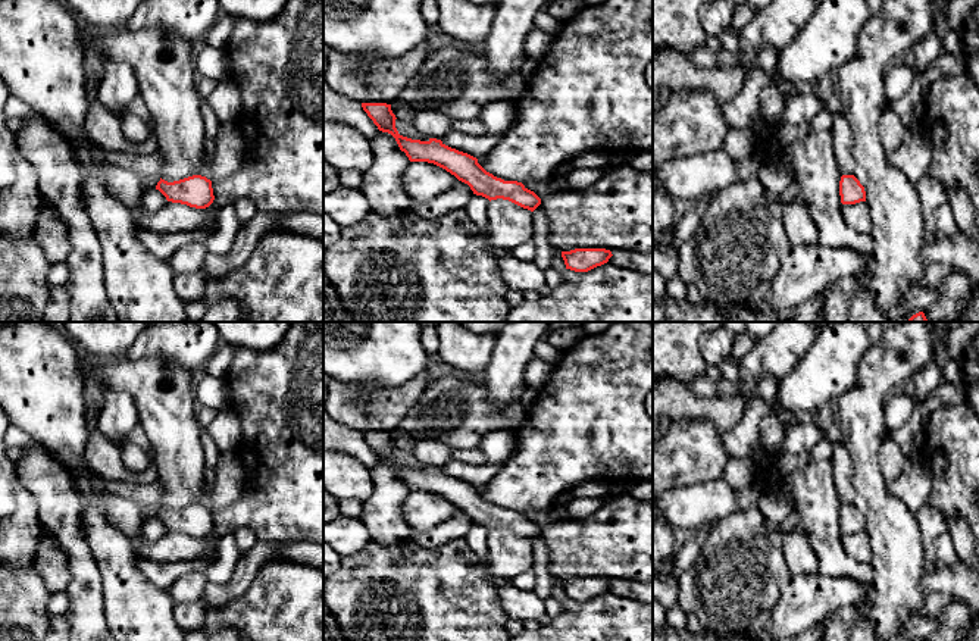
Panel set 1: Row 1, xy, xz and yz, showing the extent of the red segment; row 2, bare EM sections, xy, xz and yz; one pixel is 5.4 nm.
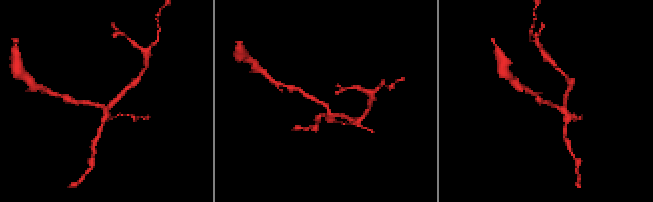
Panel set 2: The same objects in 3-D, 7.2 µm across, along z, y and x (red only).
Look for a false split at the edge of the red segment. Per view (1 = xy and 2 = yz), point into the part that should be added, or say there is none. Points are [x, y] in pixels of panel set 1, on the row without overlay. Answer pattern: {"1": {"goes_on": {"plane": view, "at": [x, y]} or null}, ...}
{"1": {"goes_on": null}, "2": {"goes_on": null}}

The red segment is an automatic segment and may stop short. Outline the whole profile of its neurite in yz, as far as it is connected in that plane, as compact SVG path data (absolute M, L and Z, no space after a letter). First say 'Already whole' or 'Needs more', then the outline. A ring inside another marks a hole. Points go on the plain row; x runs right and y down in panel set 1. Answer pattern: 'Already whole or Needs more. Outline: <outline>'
Already whole. Outline: M842 504L839 510L839 525L842 534L866 531L864 516L854 504Z

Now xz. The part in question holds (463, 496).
Already whole. Outline: M362 432L362 437L379 460L388 462L395 468L400 479L406 482L410 491L434 493L467 513L473 523L482 525L490 531L503 528L531 541L541 534L541 528L522 512L494 506L478 493L476 487L451 478L441 469L429 468L428 470L420 470L400 465L391 434Z

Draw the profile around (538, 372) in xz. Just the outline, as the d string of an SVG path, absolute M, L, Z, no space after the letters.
M534 357L525 370L525 384L528 388L541 390L548 381L554 370L553 363L547 363L538 357Z

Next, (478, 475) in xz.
M451 460L441 470L442 473L456 478L459 481L467 482L476 488L485 487L490 479L495 475L495 470L504 463L481 463L470 465L462 460Z

